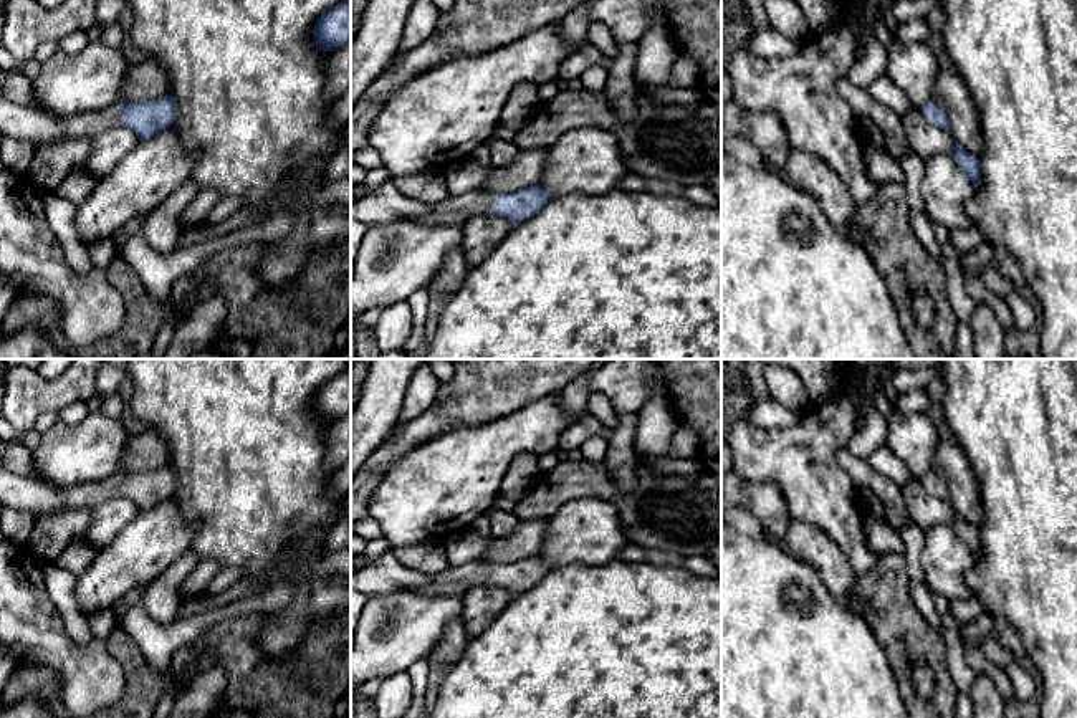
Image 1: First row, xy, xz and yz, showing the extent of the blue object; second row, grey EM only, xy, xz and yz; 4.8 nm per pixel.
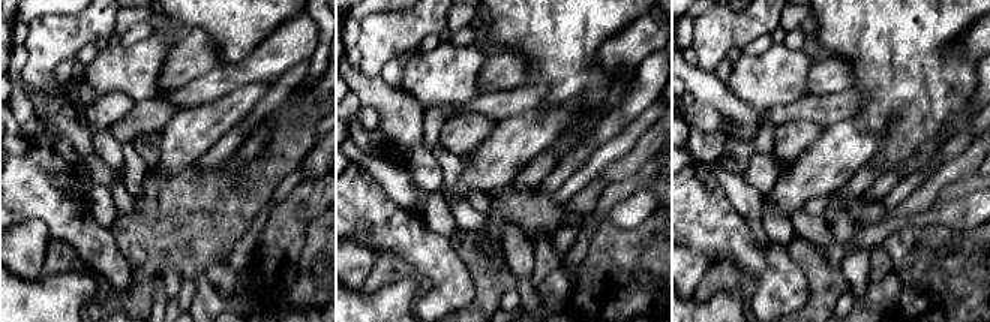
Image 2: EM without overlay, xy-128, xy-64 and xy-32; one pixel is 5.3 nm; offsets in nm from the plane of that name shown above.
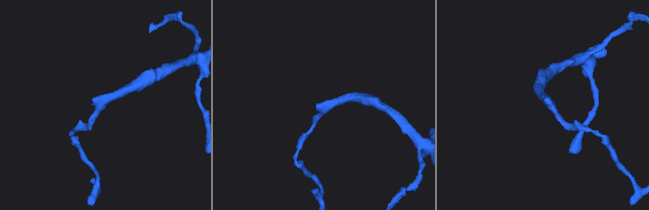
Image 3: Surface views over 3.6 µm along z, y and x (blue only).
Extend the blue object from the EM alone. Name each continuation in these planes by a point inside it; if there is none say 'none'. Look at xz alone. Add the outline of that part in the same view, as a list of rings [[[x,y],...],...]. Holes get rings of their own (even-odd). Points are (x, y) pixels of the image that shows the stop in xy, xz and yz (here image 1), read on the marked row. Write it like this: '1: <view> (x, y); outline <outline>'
1: xz (386, 204); outline [[[390,180],[384,182],[369,195],[351,200],[351,218],[374,227],[399,218],[417,218],[437,223],[465,223],[475,215],[490,213],[493,195],[486,192],[468,192],[460,197],[447,197],[442,202],[427,203],[402,195]]]

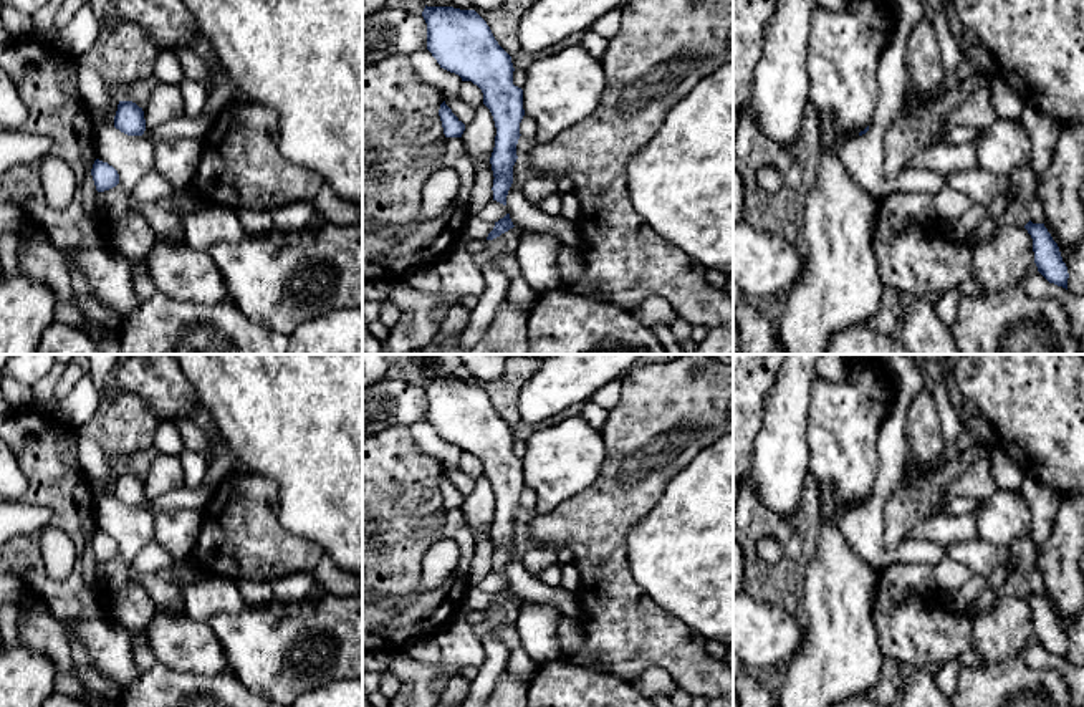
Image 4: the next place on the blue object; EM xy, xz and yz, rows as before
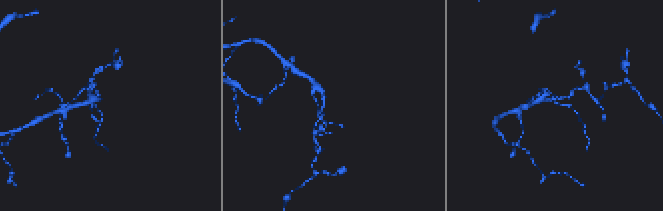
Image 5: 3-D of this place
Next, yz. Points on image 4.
none

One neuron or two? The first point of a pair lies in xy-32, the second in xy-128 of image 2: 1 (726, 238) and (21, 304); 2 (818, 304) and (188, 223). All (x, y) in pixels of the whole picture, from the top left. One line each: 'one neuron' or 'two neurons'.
1: two neurons
2: one neuron

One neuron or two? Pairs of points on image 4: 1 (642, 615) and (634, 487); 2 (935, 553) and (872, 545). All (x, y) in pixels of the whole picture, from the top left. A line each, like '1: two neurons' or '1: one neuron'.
1: one neuron
2: one neuron

